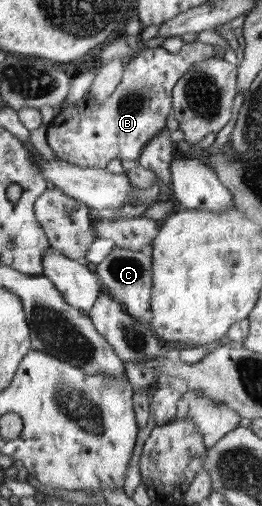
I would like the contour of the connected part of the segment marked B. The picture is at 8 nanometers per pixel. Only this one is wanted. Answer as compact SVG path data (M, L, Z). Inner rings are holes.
M198 40L193 43L185 44L178 53L168 53L160 47L152 49L141 49L137 54L131 55L126 62L126 70L122 77L122 82L114 91L114 94L108 98L104 104L98 104L94 98L84 97L80 102L68 106L67 110L62 110L47 127L47 142L55 151L56 156L60 159L68 160L76 166L84 166L86 168L105 169L110 160L130 159L137 161L144 150L144 146L148 146L150 140L154 140L166 126L168 126L168 116L172 114L173 90L180 81L180 78L194 68L196 64L208 60L208 58L224 58L224 52L218 51L213 45L205 44ZM140 72L142 82L148 86L134 86L134 74Z

